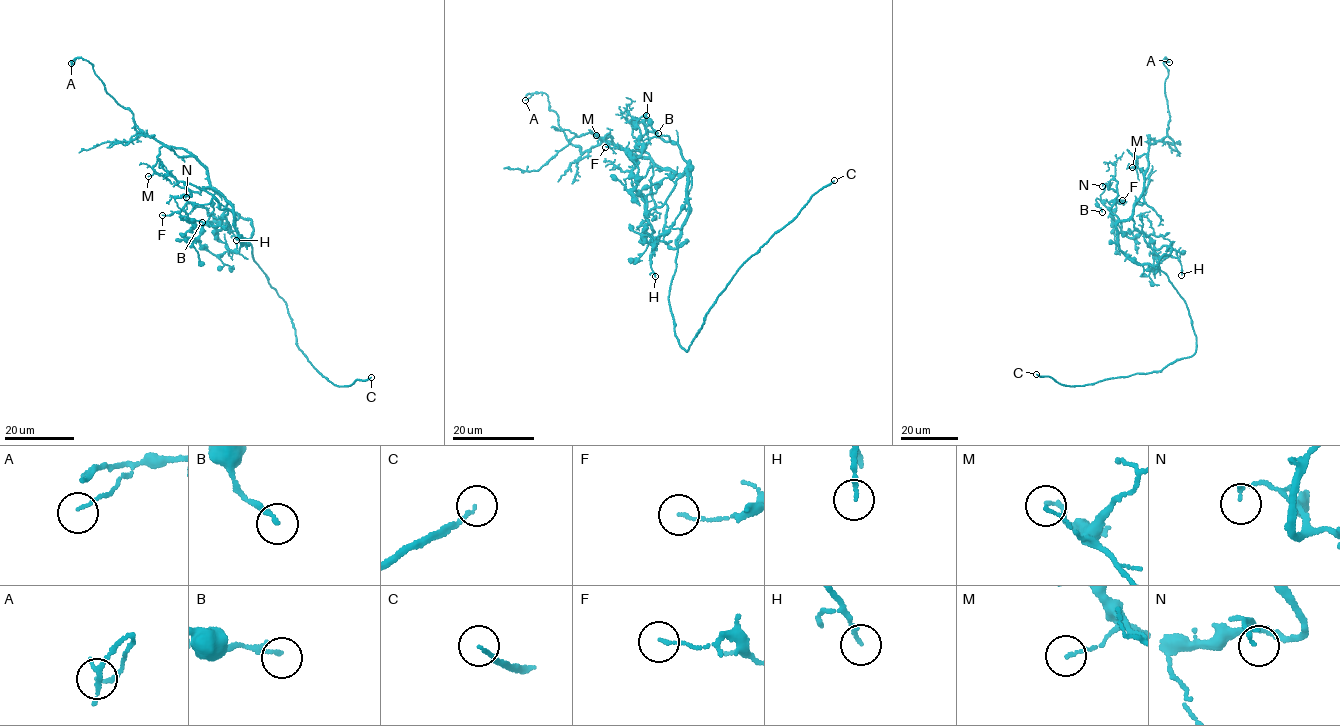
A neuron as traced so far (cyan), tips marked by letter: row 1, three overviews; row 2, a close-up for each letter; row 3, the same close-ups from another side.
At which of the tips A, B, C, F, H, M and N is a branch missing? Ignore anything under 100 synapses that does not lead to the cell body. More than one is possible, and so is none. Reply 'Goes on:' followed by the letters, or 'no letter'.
Goes on: C

